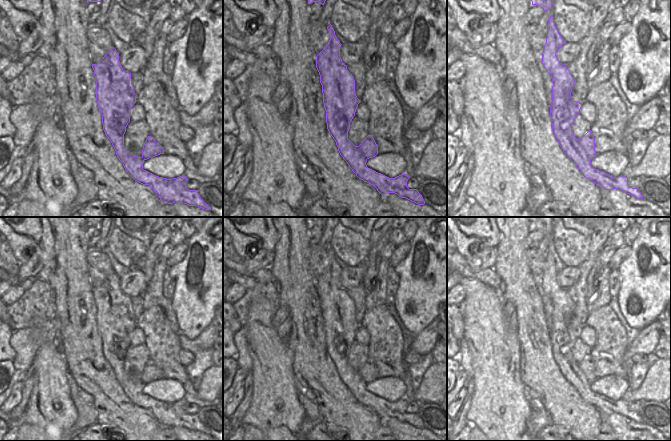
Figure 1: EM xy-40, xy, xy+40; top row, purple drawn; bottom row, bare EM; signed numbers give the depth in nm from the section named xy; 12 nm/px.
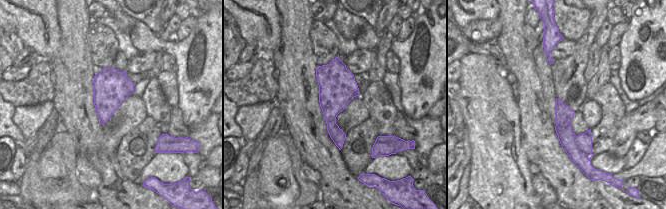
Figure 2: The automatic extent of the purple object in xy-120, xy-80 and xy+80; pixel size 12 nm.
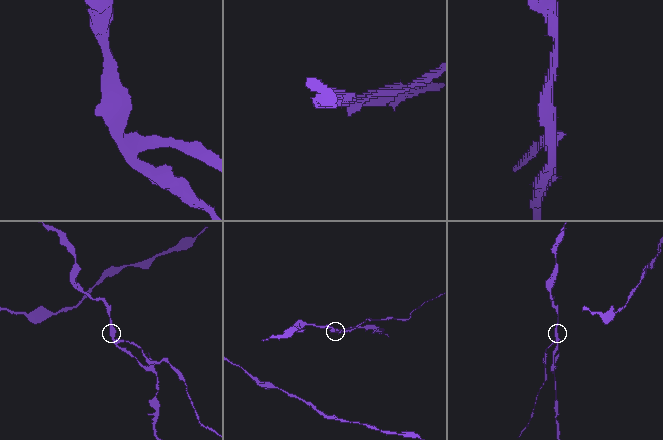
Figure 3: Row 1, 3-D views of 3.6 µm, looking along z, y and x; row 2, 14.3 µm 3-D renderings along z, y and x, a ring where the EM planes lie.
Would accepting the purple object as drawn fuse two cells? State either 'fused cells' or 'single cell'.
fused cells

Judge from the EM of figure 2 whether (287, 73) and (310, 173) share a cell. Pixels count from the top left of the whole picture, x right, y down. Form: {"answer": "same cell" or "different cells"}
{"answer": "different cells"}

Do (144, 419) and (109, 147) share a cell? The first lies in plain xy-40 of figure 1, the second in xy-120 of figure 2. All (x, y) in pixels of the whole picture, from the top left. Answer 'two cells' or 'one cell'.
two cells

